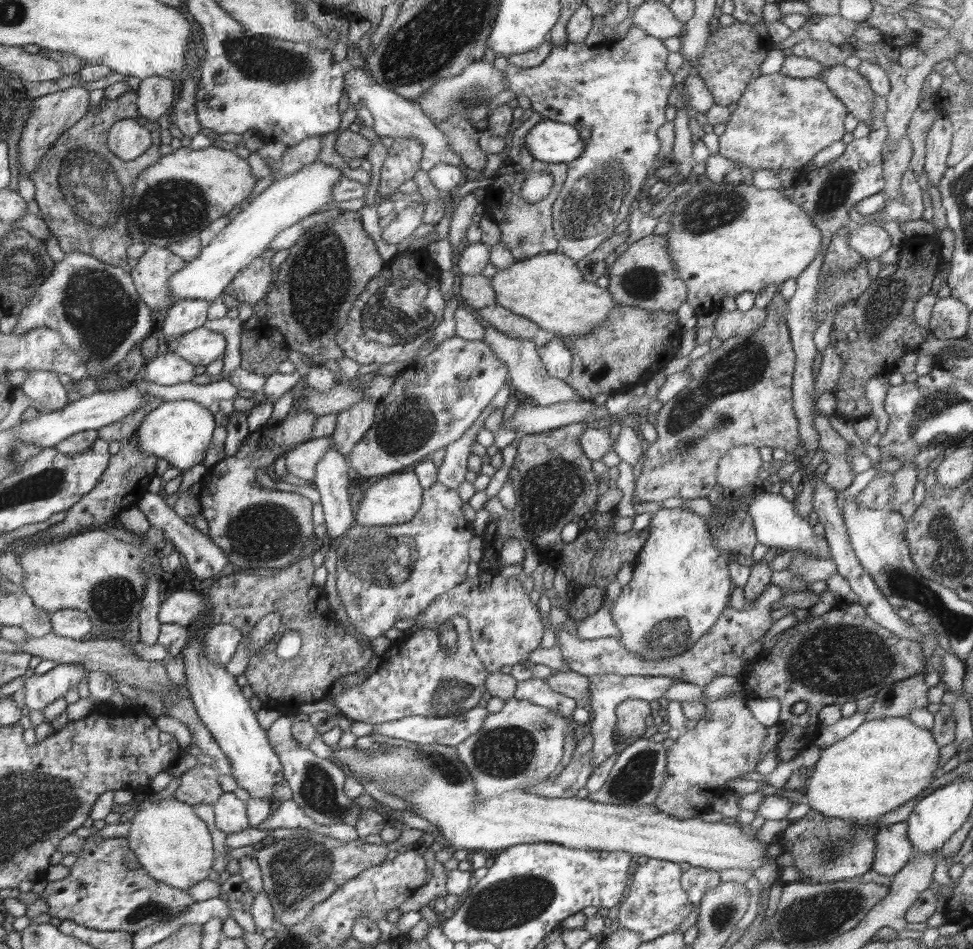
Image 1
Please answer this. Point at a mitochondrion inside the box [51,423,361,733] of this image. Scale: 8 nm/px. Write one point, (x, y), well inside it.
(261, 531)

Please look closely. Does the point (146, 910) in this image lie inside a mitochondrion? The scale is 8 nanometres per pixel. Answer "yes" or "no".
yes

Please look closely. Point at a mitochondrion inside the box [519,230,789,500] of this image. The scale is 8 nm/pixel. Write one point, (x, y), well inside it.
(699, 412)

